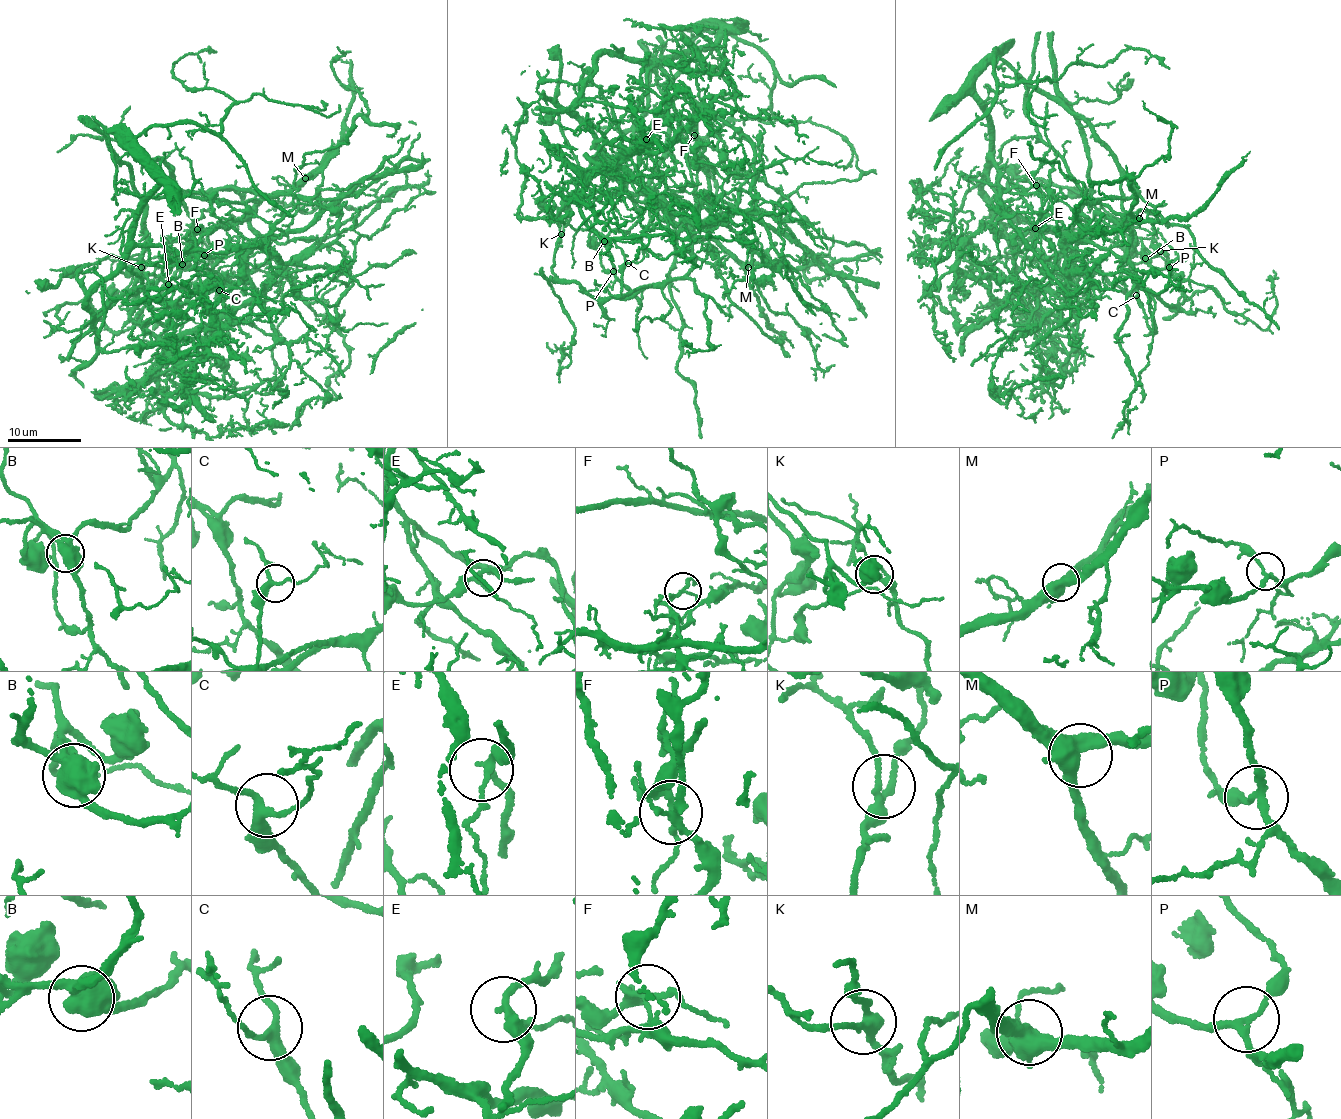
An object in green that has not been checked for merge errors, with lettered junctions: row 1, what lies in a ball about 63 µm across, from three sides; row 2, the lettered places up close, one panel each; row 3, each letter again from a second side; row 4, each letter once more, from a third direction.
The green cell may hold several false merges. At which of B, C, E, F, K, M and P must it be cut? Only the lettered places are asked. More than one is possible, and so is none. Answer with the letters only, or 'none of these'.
B, F

